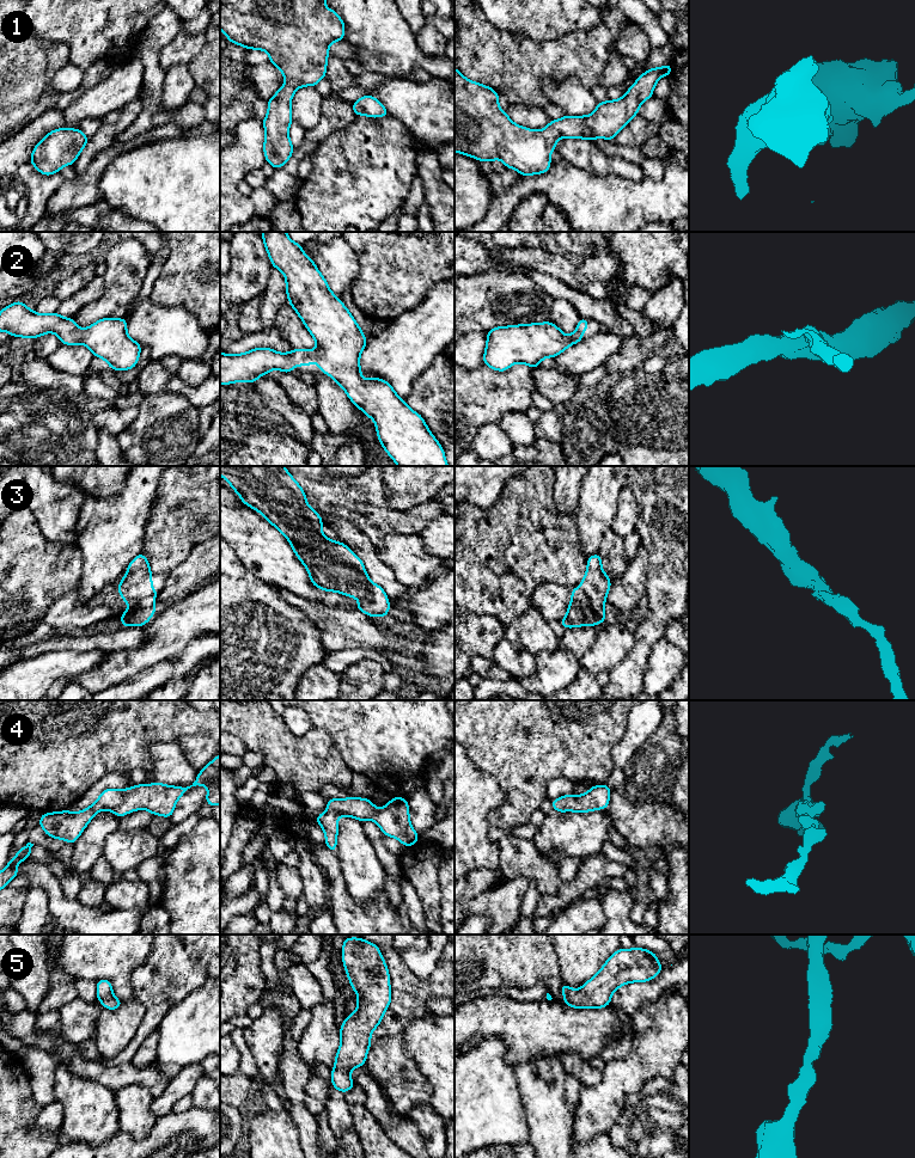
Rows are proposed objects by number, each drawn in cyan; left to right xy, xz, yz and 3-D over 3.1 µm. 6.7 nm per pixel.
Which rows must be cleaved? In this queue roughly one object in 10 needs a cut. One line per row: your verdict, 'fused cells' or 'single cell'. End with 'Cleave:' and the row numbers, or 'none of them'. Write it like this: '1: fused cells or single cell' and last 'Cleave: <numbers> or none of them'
1: single cell
2: single cell
3: single cell
4: single cell
5: single cell
Cleave: none of them

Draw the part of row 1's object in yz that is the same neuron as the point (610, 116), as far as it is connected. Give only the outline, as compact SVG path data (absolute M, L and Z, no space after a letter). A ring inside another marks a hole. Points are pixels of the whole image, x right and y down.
M672 63L651 68L621 99L598 103L588 116L566 115L543 130L531 130L513 123L500 109L495 90L470 81L455 68L455 152L482 163L500 159L520 176L545 173L559 139L614 140L639 114L639 106L653 97L659 79L671 72Z

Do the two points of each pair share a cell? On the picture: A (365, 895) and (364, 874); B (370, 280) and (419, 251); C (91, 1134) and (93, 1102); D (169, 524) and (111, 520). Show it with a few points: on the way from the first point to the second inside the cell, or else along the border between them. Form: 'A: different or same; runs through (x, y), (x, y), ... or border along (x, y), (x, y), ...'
A: same; runs through (364, 890), (364, 878)
B: same; runs through (382, 280), (390, 280), (407, 263)
C: same; runs through (91, 1126), (91, 1110)
D: different; border along (157, 496), (147, 524), (144, 545), (140, 550)

